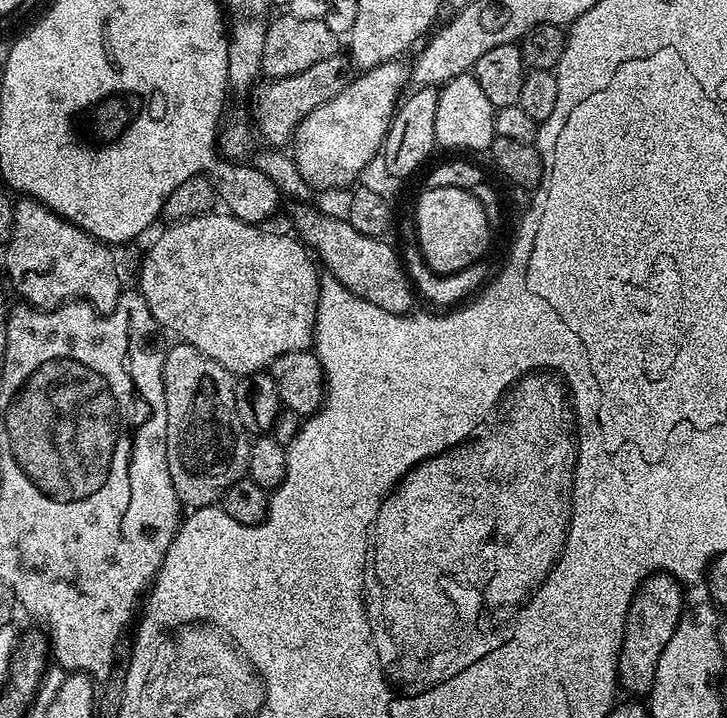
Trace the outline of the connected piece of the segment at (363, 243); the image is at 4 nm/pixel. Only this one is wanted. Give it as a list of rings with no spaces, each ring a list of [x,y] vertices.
[[[296,202],[291,206],[295,235],[315,253],[323,267],[324,264],[328,267],[325,268],[327,275],[338,278],[338,282],[342,282],[346,290],[350,290],[358,298],[364,298],[366,302],[372,302],[374,306],[380,306],[382,310],[401,314],[413,311],[414,285],[404,271],[399,251],[393,245],[391,248],[387,239],[362,234],[354,230],[347,219],[327,216],[316,208],[308,208],[312,206],[307,203]]]

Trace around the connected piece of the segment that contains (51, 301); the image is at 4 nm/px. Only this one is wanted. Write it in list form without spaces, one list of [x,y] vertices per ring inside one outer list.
[[[17,199],[12,209],[14,230],[8,239],[4,260],[19,299],[41,310],[59,308],[70,300],[85,300],[97,312],[113,312],[122,295],[113,249],[36,200]]]

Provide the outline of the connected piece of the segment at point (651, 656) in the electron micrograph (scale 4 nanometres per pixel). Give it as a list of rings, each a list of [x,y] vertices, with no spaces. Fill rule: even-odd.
[[[654,572],[647,576],[638,586],[634,598],[630,602],[630,610],[626,614],[626,626],[622,638],[622,650],[618,654],[618,684],[621,689],[633,692],[633,697],[640,698],[651,693],[654,686],[654,670],[658,666],[658,658],[662,658],[662,650],[666,650],[666,642],[674,634],[680,616],[686,611],[684,592],[680,581],[667,572]]]

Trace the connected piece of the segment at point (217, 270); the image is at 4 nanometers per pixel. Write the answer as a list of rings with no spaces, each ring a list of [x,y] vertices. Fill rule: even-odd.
[[[212,210],[202,216],[190,217],[188,220],[178,220],[167,225],[168,229],[153,242],[140,264],[140,296],[150,306],[150,314],[158,321],[165,333],[173,332],[183,343],[194,346],[206,358],[214,358],[226,370],[237,377],[248,376],[252,372],[263,372],[278,358],[287,352],[306,352],[313,347],[316,335],[316,303],[320,297],[321,273],[316,272],[318,264],[310,255],[309,249],[295,235],[283,236],[280,232],[267,232],[267,227],[247,224],[237,216],[225,214],[220,210]]]

